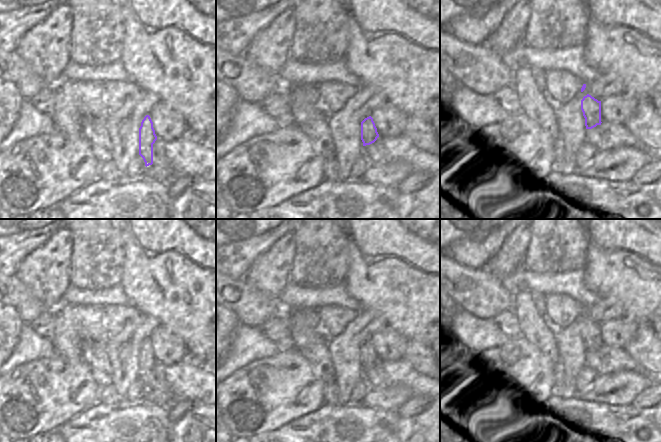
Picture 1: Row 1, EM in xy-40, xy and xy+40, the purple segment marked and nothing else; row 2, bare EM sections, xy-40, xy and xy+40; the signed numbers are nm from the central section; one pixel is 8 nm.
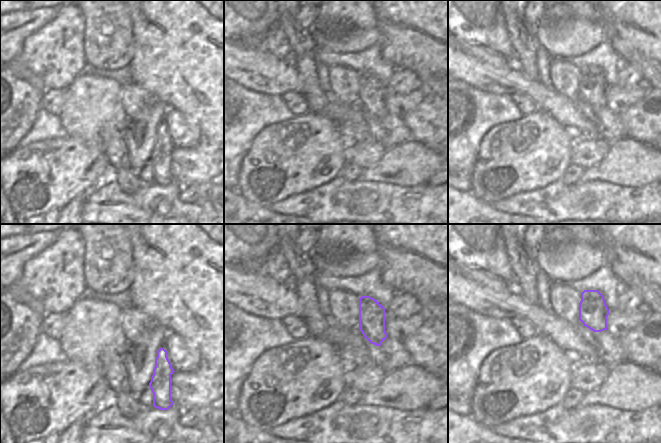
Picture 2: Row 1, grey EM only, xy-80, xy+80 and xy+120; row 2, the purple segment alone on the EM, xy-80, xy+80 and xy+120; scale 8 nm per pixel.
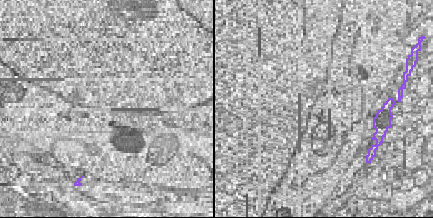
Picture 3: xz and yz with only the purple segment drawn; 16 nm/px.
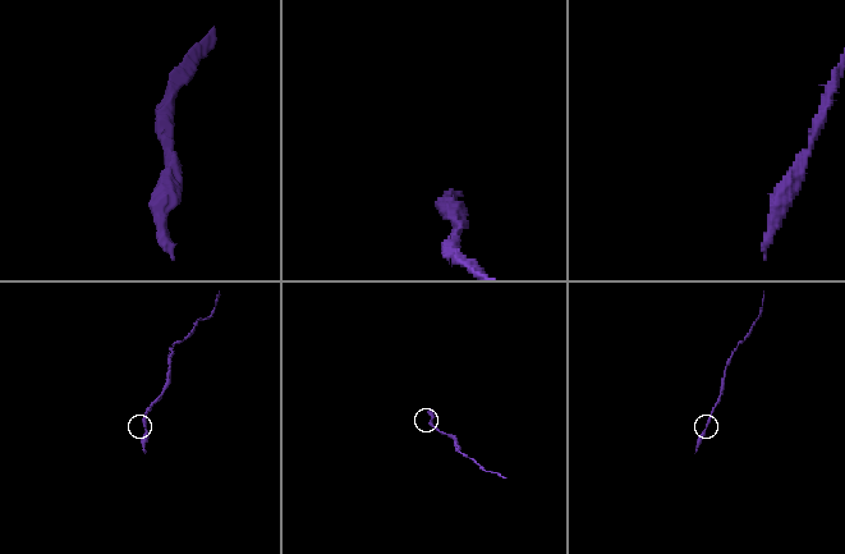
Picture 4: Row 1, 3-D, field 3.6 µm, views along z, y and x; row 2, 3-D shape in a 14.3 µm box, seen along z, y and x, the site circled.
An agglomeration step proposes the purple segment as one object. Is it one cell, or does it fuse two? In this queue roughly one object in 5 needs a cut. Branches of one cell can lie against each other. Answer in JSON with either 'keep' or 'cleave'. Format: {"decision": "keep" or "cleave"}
{"decision": "keep"}

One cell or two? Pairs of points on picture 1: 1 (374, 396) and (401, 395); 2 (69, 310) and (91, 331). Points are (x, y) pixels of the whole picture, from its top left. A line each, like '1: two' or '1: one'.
1: one
2: one

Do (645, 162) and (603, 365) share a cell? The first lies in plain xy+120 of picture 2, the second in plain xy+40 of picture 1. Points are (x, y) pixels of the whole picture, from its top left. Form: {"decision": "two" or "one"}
{"decision": "two"}

